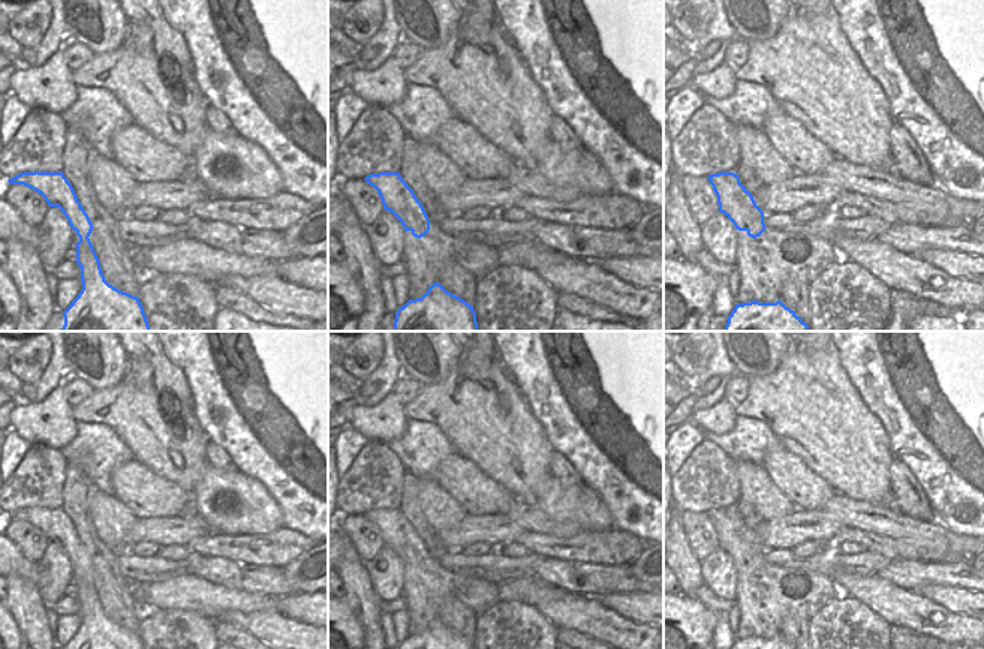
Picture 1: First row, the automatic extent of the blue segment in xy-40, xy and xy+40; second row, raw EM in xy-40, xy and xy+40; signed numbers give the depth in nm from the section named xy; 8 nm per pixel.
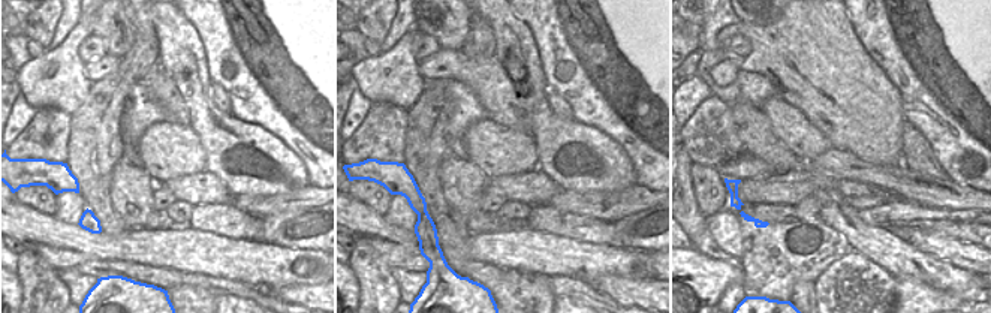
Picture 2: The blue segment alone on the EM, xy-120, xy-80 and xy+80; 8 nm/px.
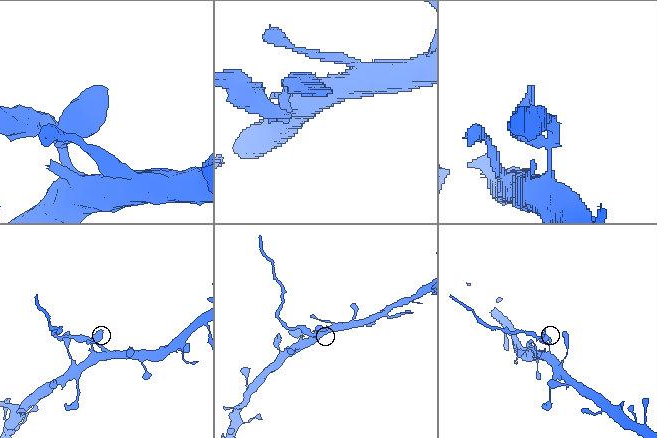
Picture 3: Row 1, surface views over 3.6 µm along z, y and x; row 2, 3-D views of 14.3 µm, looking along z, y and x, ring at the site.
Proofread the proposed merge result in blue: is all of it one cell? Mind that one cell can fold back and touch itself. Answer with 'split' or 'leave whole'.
split

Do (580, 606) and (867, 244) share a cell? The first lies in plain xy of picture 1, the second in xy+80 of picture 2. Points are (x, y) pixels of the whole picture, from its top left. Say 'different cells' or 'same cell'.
same cell

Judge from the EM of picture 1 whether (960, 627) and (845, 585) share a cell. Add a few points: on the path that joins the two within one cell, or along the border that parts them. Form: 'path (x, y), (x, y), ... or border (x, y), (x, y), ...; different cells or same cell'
path (932, 610), (900, 609), (873, 591); same cell

